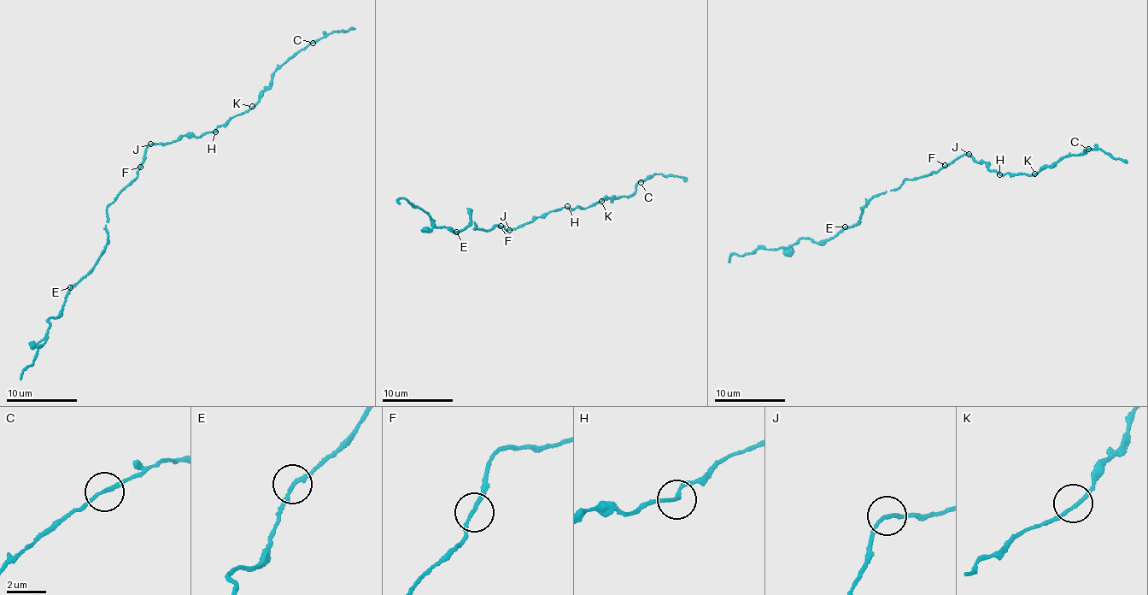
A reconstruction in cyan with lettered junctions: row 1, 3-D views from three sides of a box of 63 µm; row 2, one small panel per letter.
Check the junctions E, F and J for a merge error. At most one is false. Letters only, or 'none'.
none

